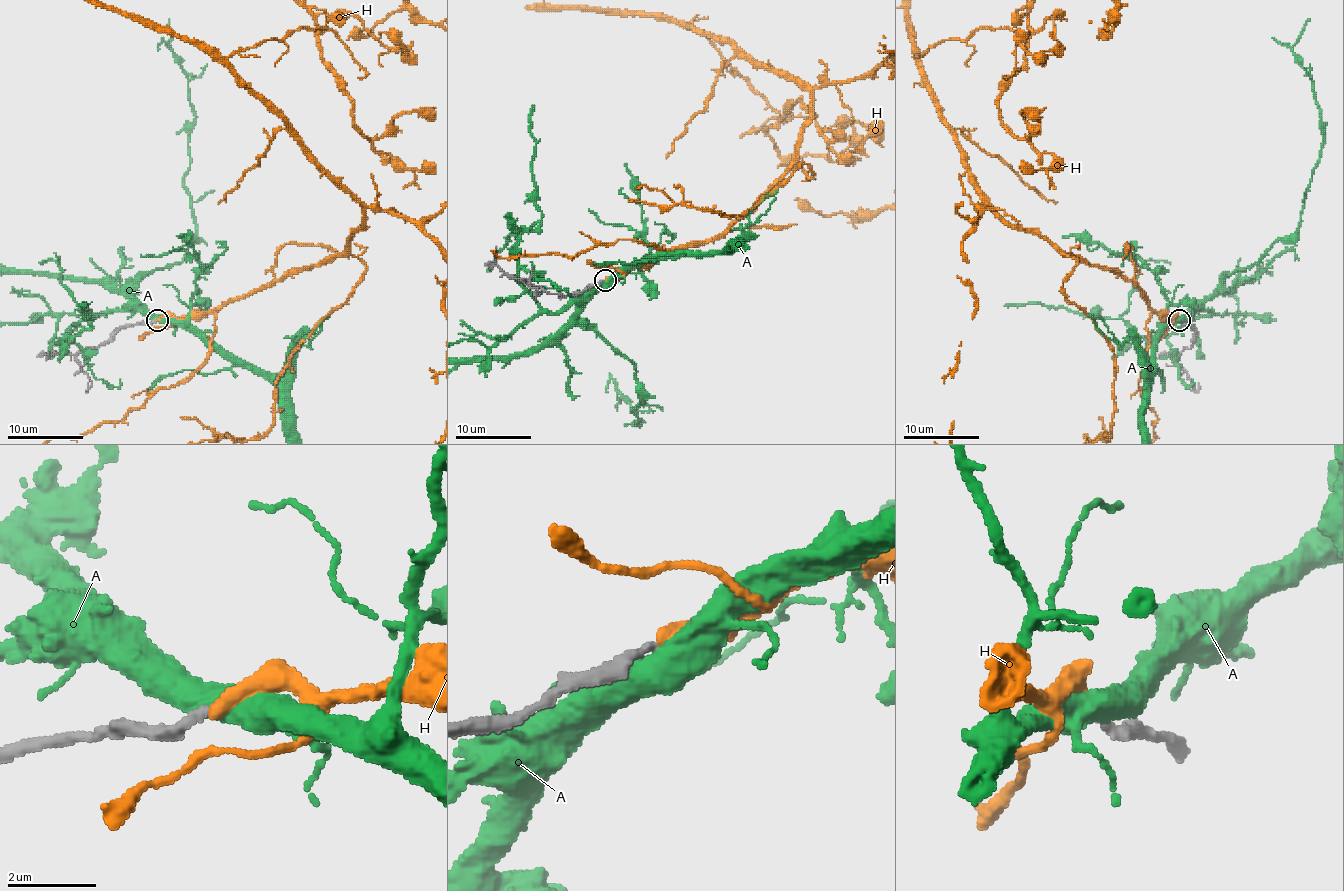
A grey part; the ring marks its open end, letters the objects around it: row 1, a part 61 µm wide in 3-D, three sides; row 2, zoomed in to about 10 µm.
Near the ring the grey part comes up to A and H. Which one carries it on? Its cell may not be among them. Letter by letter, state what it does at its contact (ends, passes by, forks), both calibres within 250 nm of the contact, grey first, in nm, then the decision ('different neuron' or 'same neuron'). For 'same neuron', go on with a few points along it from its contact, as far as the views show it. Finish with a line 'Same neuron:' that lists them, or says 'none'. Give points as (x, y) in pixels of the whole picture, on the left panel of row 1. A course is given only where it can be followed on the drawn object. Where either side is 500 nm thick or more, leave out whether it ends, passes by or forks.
A: 240 nm thick on the grey side, 550 nm on the other; different neuron
H: it ends there; 220 nm thick on the grey side, 360 nm on the other; same neuron
Same neuron: H

